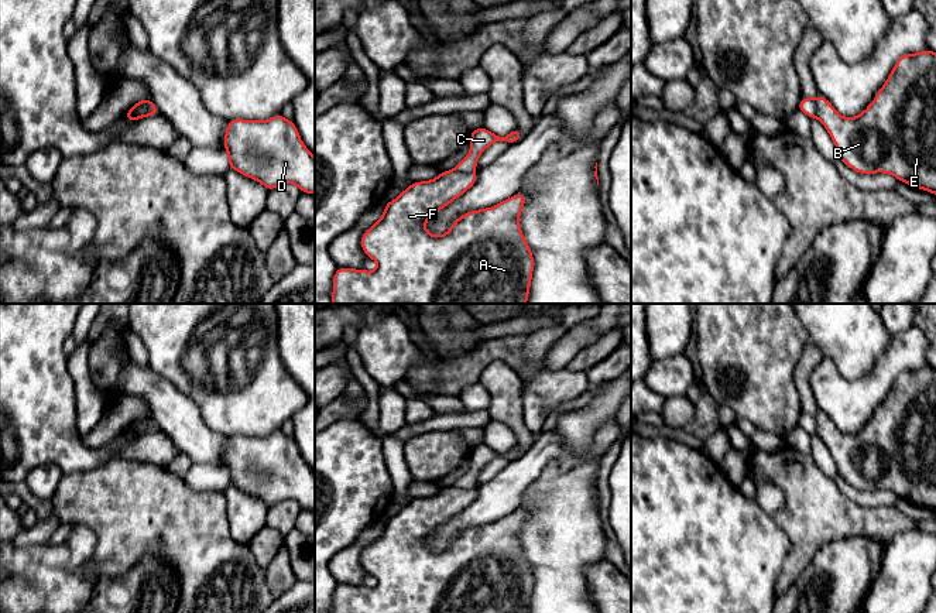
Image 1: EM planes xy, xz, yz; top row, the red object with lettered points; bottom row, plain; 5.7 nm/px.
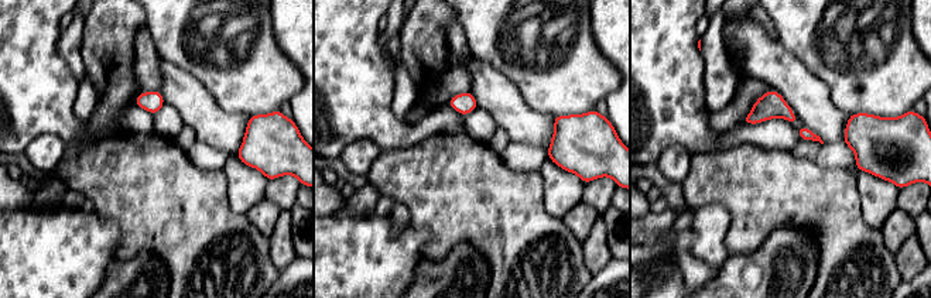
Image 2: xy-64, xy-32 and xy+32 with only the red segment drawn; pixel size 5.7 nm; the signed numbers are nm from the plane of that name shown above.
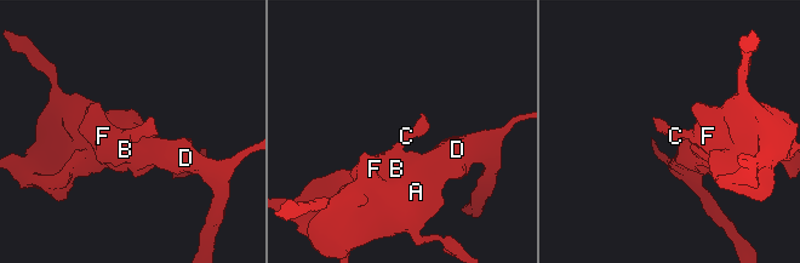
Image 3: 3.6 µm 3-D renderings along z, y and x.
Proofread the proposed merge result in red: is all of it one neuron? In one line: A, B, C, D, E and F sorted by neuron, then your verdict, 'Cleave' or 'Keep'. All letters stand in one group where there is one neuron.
Groups: A B D E F / C. Cleave

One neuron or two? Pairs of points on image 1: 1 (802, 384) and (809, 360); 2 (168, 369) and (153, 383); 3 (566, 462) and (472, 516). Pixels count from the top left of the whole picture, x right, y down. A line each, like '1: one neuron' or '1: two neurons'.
1: one neuron
2: two neurons
3: one neuron

